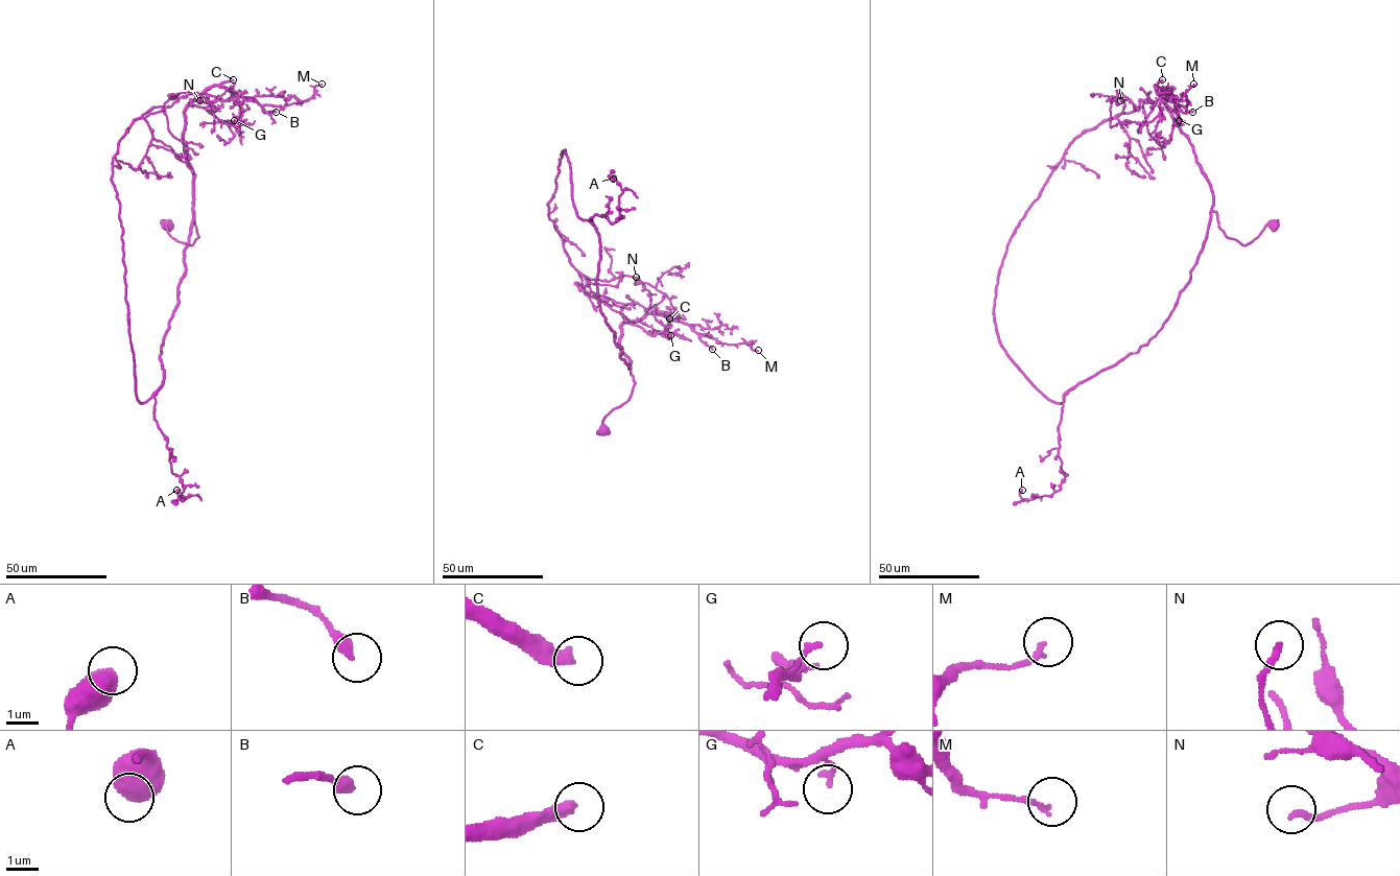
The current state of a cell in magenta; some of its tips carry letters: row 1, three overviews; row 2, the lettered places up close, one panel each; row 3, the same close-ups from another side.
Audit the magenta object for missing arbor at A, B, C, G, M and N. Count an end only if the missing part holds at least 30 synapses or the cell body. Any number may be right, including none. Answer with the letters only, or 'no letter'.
C

